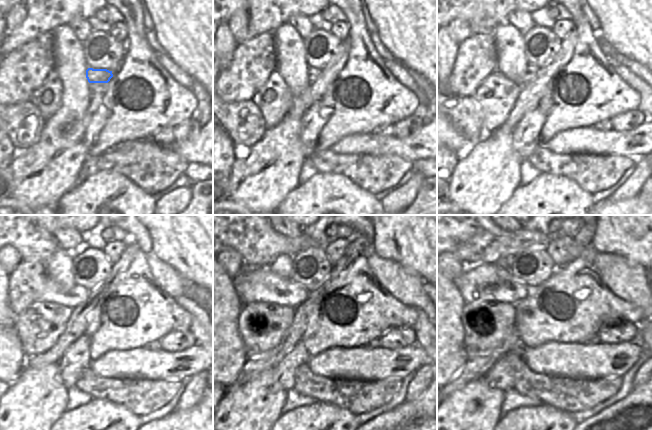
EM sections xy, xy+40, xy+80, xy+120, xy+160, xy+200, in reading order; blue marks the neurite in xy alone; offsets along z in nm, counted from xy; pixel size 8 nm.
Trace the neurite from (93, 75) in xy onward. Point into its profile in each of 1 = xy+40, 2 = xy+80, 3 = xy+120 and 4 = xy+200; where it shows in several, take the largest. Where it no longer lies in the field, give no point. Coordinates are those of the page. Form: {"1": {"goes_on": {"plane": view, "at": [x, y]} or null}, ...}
{"1": {"goes_on": {"plane": "xy+40", "at": [313, 73]}}, "2": {"goes_on": {"plane": "xy+80", "at": [532, 69]}}, "3": {"goes_on": {"plane": "xy+120", "at": [51, 292]}}, "4": {"goes_on": {"plane": "xy+200", "at": [485, 280]}}}

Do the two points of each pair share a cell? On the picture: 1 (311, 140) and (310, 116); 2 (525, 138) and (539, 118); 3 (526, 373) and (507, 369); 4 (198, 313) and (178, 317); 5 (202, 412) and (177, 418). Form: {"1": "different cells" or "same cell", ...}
{"1": "same cell", "2": "same cell", "3": "different cells", "4": "different cells", "5": "same cell"}

